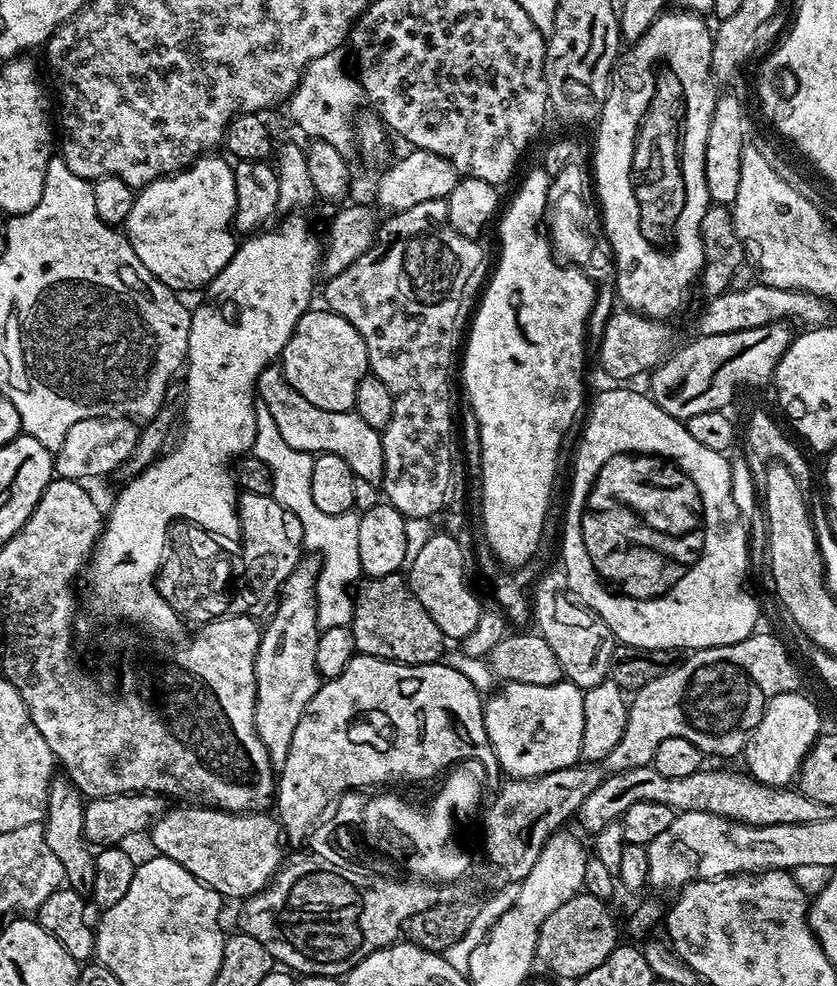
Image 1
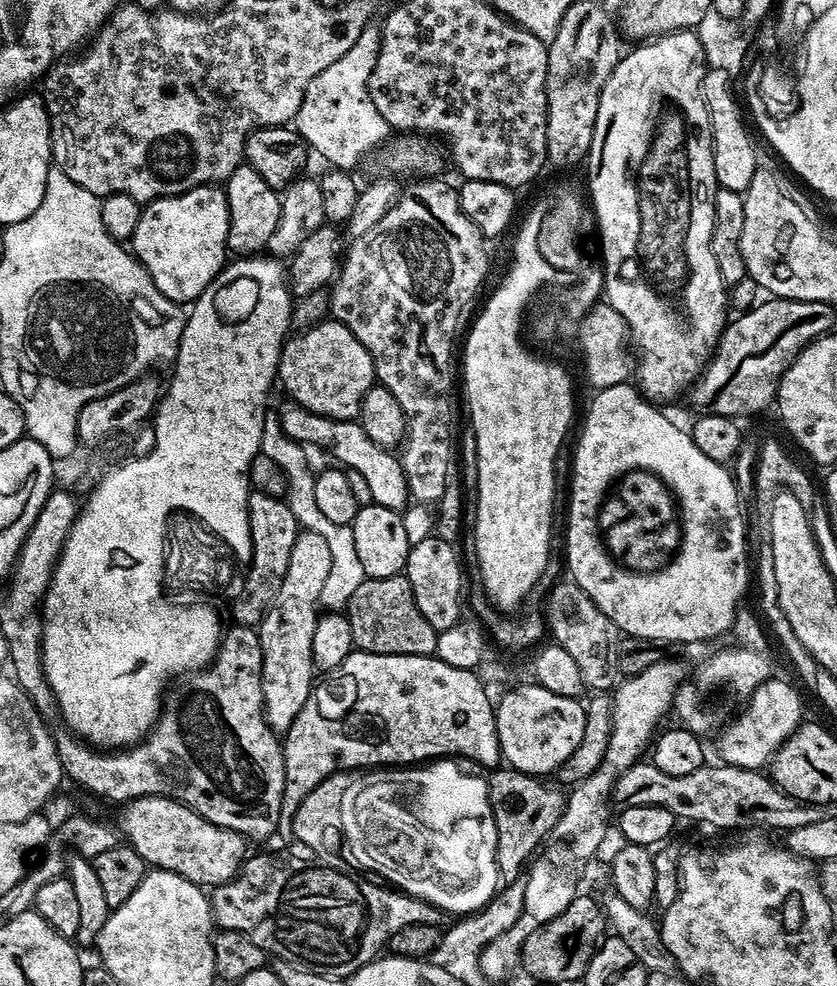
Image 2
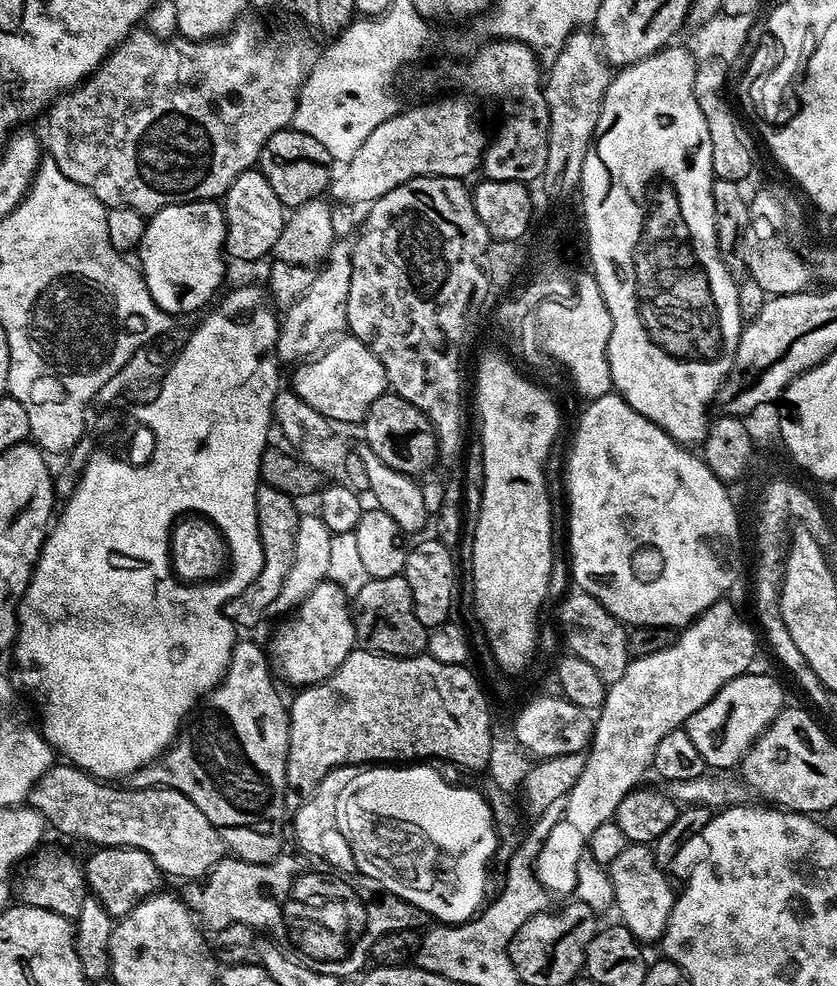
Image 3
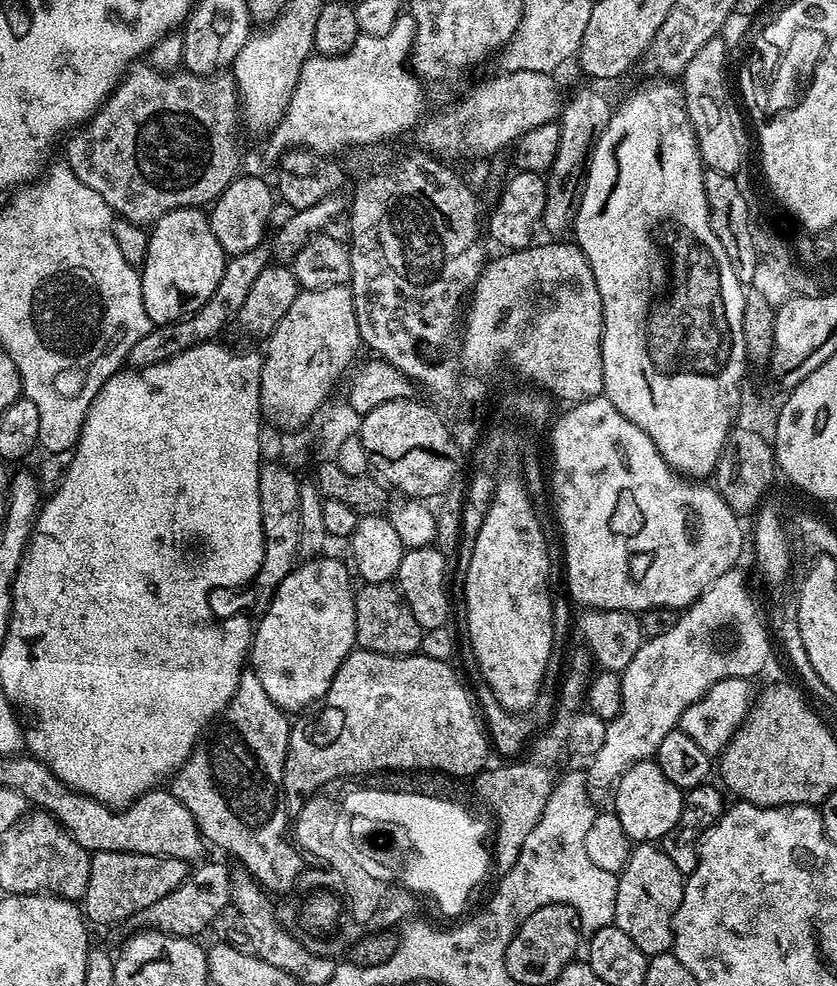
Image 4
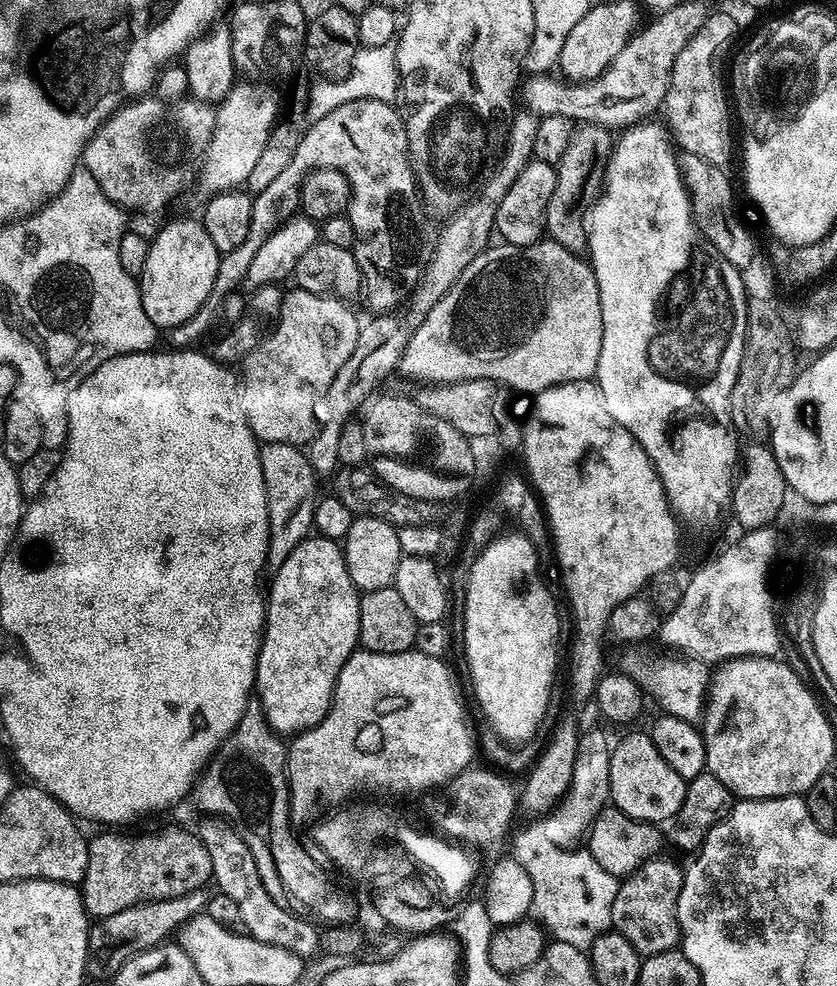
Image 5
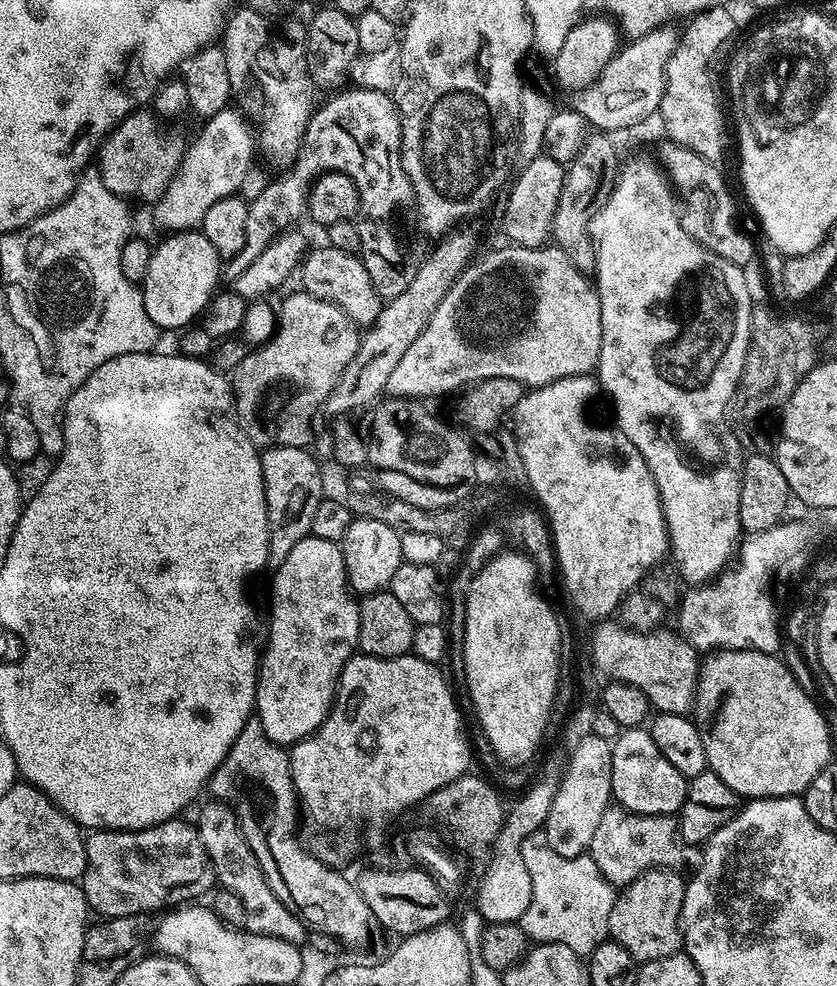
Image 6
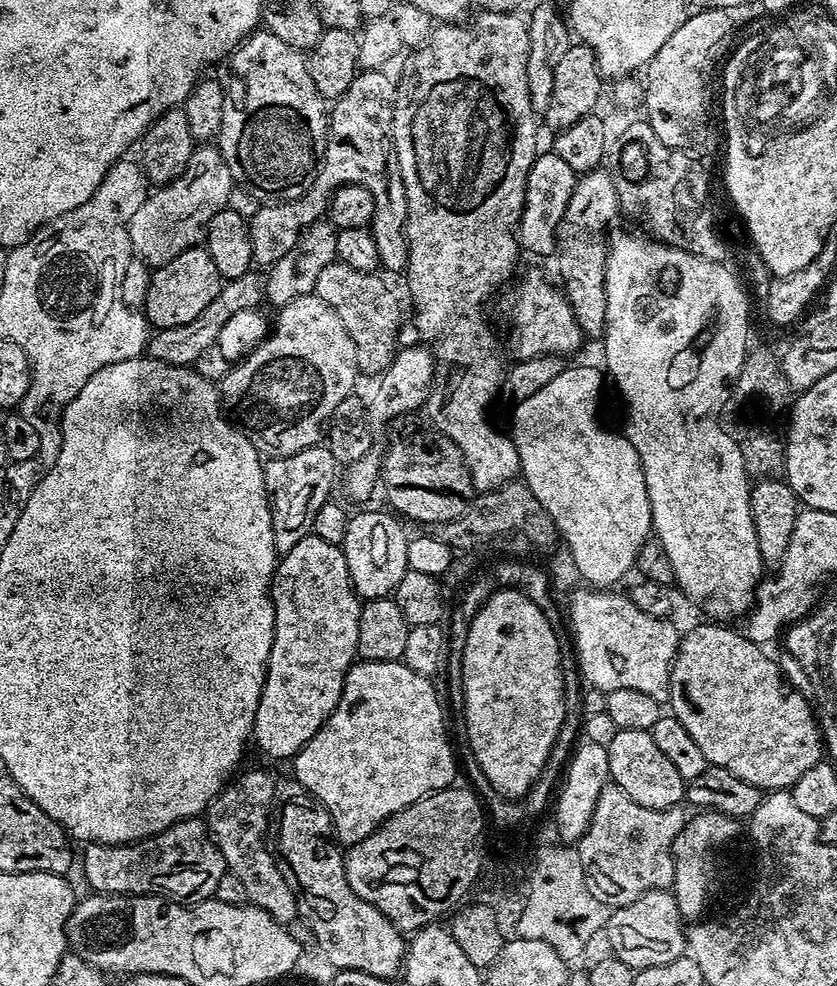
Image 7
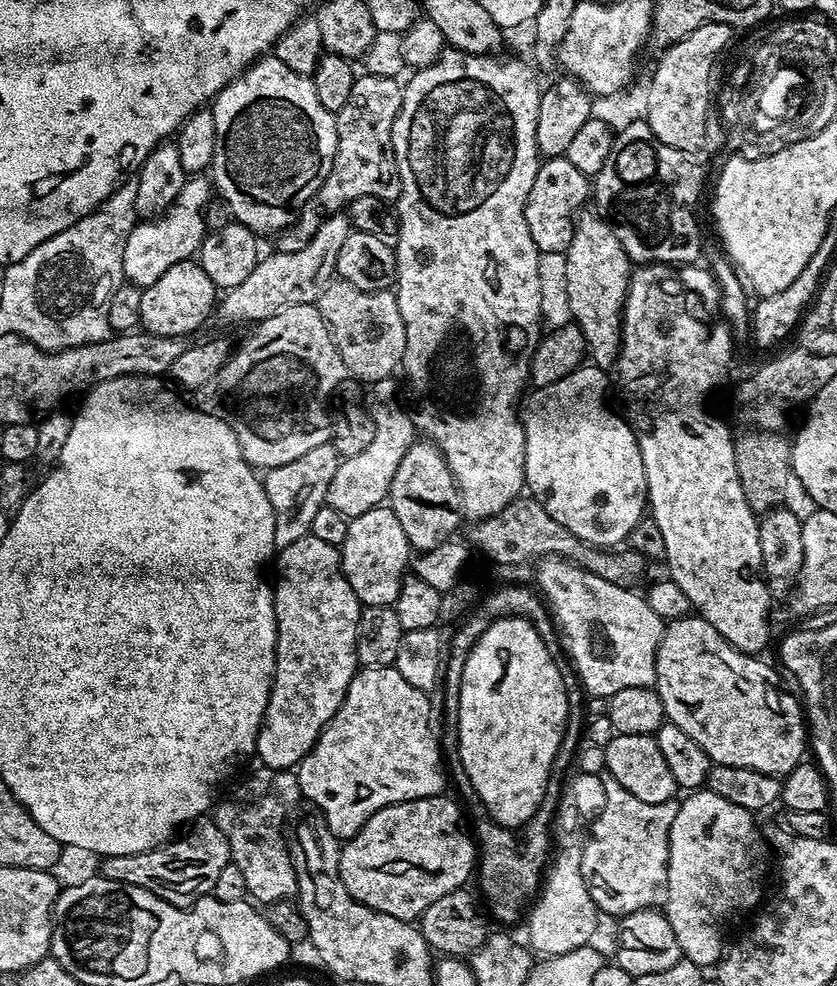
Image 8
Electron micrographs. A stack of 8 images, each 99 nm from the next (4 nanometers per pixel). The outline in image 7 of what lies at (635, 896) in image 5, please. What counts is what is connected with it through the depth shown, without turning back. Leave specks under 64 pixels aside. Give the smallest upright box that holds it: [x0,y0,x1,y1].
[607,888,686,970]

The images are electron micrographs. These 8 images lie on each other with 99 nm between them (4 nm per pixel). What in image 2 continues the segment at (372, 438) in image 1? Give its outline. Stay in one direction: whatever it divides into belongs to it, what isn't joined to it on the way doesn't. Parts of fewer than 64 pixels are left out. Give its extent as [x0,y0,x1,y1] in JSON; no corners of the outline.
[278,402,410,513]

